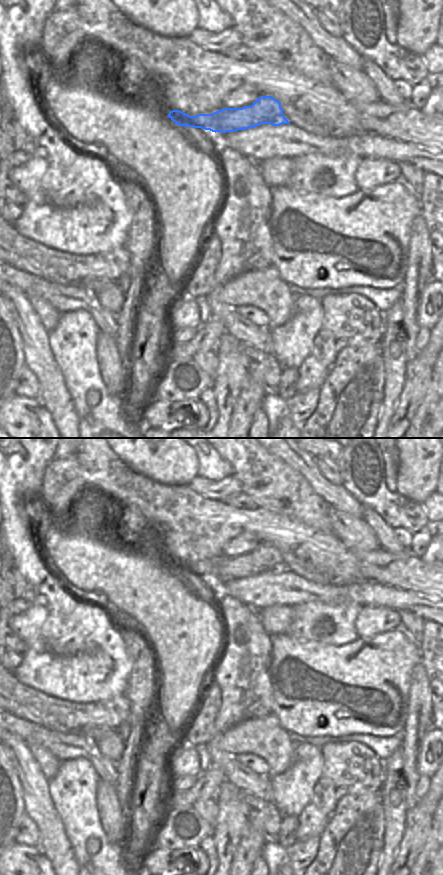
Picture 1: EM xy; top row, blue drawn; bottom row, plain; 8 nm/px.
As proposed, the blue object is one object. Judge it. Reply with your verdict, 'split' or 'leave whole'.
split

